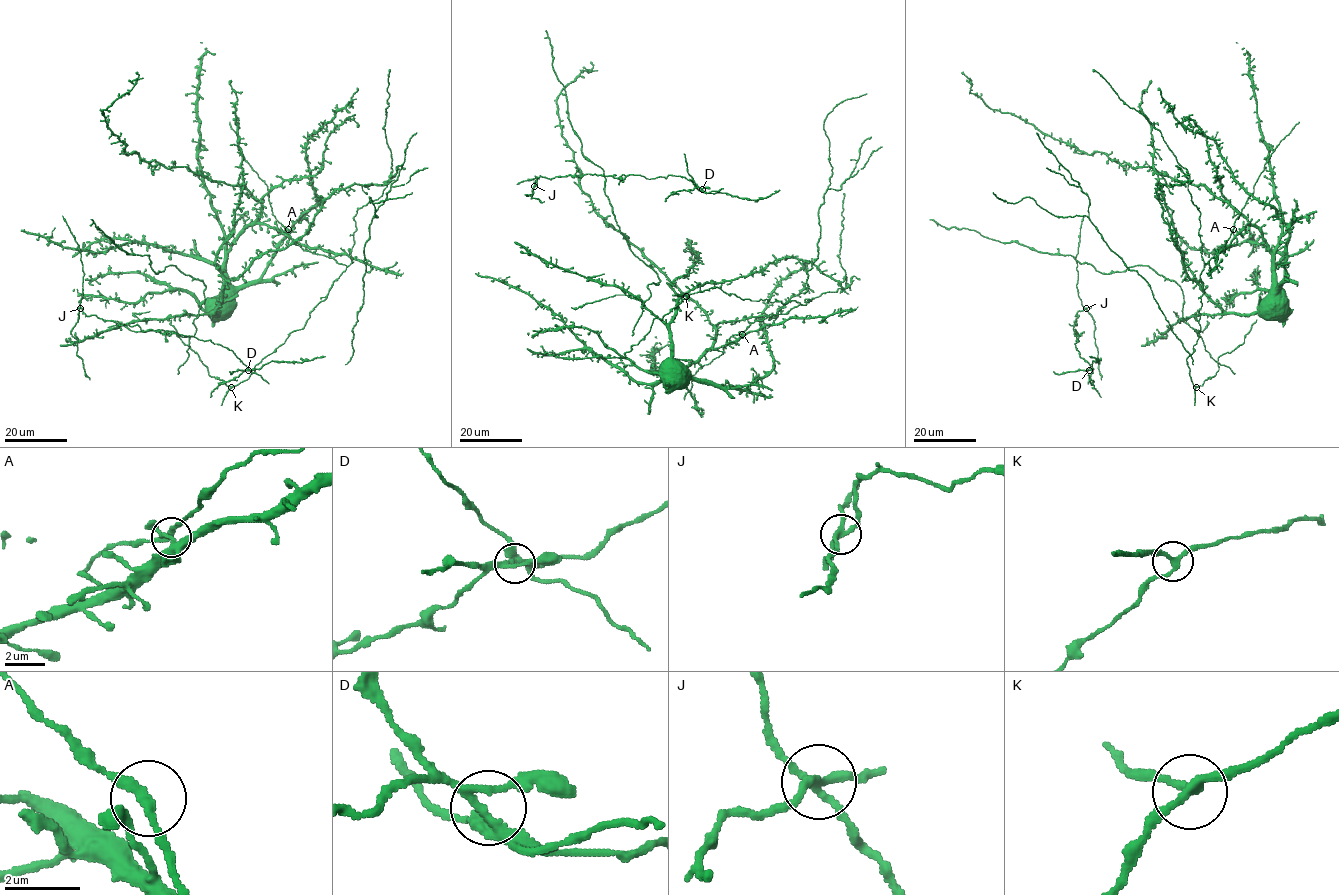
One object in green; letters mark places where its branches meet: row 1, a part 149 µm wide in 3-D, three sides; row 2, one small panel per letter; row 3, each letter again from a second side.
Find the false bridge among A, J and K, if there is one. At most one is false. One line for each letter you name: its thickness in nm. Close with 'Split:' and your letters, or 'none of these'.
J: Thickness 240 nm
Split: J

